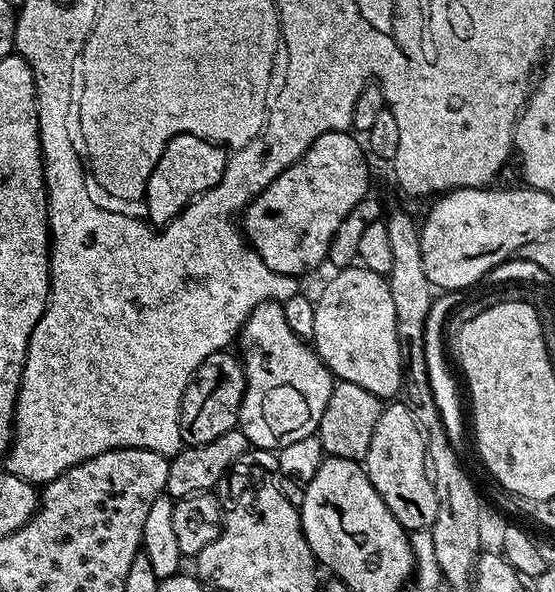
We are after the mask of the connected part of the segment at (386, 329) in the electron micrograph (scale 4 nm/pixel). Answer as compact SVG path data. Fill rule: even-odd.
M363 266L339 269L324 284L320 297L314 303L314 334L311 343L320 361L328 367L336 380L354 382L362 390L381 398L392 398L400 392L400 347L394 322L394 298L390 298L390 286L385 277L374 274L374 270Z

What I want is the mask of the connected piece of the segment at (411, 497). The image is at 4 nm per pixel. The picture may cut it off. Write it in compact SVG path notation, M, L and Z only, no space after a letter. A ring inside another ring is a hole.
M388 402L381 407L378 426L374 426L374 438L370 438L370 450L363 458L362 468L382 502L386 502L390 514L398 518L405 530L415 534L423 528L424 531L431 529L438 518L438 494L430 475L424 432L403 402Z

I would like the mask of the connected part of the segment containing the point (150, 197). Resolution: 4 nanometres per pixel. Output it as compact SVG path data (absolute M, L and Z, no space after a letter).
M178 134L170 138L170 142L166 142L166 150L162 150L162 158L158 158L146 182L142 204L148 207L147 223L152 226L169 224L193 200L218 186L228 165L229 155L229 149L194 134Z

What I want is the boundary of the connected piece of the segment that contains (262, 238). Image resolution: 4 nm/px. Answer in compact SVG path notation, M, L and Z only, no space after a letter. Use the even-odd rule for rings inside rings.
M351 131L322 134L322 138L314 138L310 150L302 154L298 162L294 162L262 194L258 194L244 207L242 213L242 231L250 247L278 274L289 278L303 277L303 272L312 272L328 258L328 247L346 214L358 206L369 195L368 192L368 160L363 143L356 140Z

